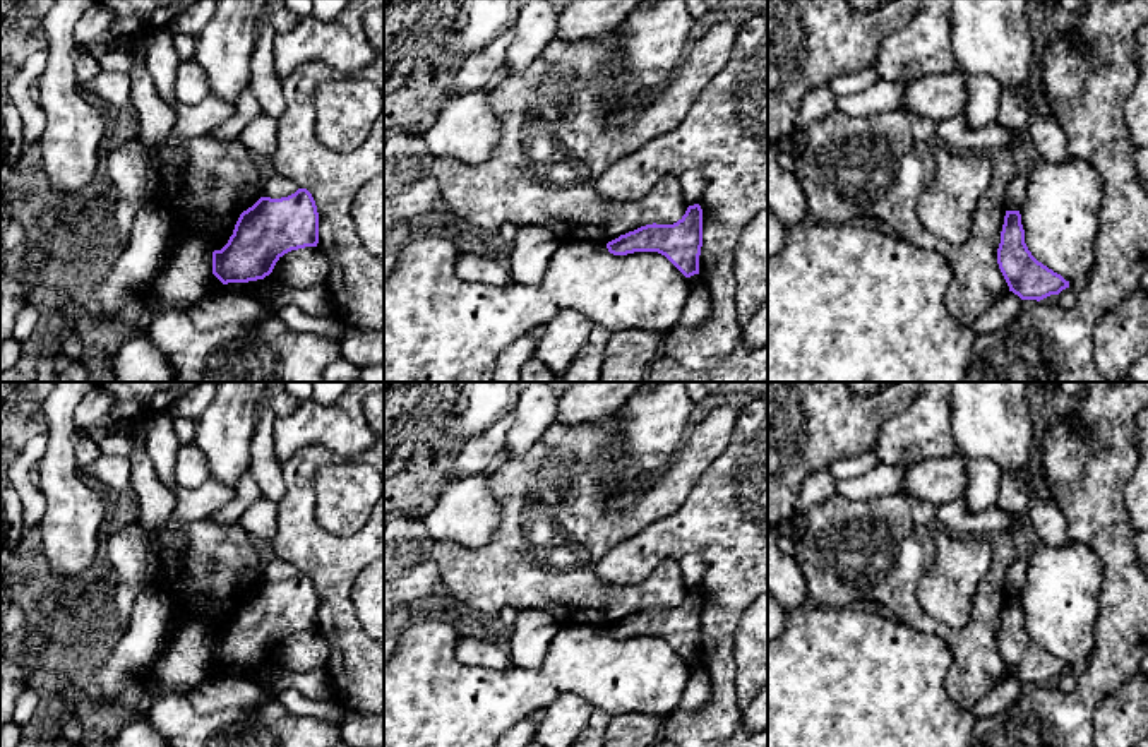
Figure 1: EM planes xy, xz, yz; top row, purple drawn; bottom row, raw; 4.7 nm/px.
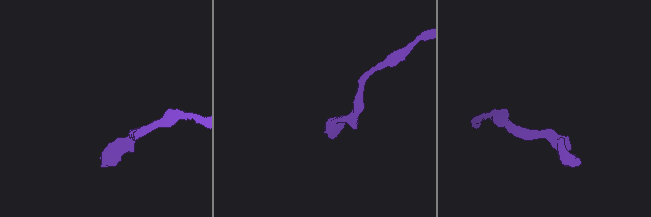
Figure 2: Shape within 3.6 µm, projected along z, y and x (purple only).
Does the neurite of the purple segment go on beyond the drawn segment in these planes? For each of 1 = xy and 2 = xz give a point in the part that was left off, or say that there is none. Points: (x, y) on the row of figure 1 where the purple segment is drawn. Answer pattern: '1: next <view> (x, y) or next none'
1: next none
2: next none

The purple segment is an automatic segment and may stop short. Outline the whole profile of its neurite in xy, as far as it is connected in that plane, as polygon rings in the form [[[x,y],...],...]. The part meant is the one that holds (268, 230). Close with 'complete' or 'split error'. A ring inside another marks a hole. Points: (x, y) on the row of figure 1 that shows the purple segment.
[[[298,188],[295,194],[281,199],[260,197],[240,214],[228,243],[221,250],[212,252],[212,274],[223,284],[264,279],[284,254],[317,247],[317,243],[319,212],[307,188]]]; complete

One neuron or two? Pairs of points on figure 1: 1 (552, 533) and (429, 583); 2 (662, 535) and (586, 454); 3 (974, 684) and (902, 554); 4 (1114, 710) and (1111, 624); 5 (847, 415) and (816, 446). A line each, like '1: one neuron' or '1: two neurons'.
1: two neurons
2: two neurons
3: one neuron
4: two neurons
5: one neuron

